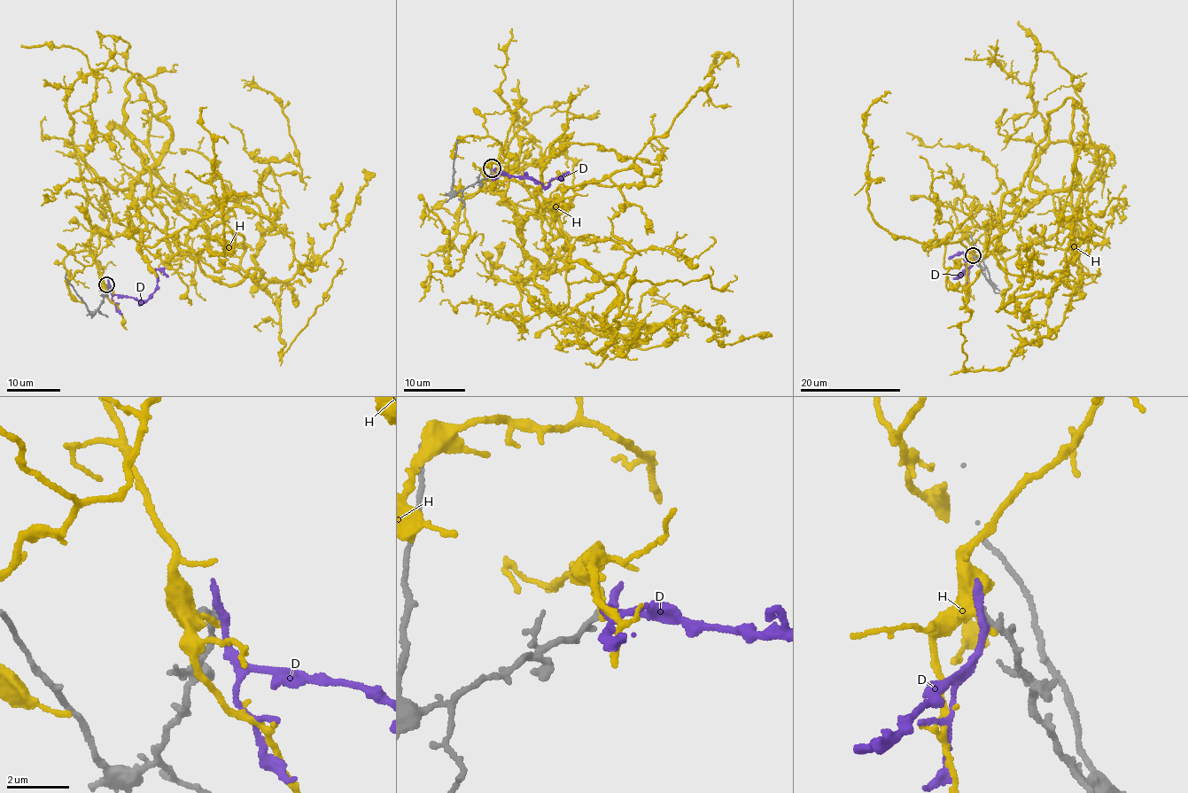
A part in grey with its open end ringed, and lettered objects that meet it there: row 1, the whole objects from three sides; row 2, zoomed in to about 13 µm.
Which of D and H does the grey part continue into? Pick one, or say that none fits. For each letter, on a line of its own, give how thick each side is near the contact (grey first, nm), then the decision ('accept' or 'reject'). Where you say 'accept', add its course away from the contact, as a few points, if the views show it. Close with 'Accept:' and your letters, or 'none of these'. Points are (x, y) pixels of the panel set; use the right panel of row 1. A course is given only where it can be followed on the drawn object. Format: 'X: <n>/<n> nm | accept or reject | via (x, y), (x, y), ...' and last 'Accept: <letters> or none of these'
D: 240/240 nm | reject
H: 240/320 nm | reject
Accept: none of these

